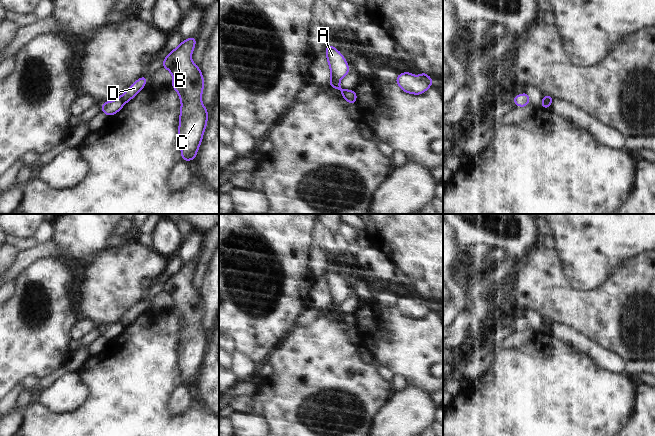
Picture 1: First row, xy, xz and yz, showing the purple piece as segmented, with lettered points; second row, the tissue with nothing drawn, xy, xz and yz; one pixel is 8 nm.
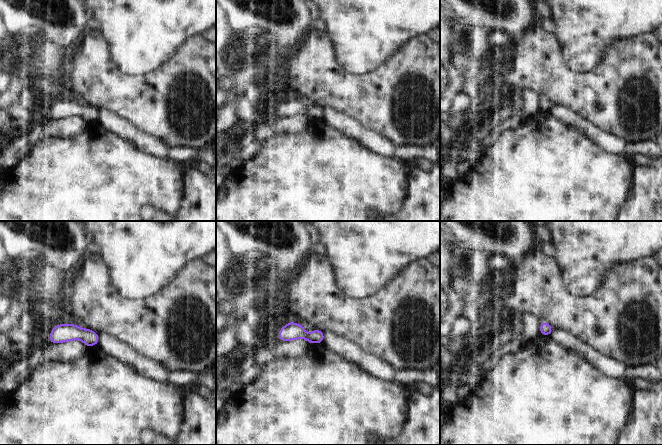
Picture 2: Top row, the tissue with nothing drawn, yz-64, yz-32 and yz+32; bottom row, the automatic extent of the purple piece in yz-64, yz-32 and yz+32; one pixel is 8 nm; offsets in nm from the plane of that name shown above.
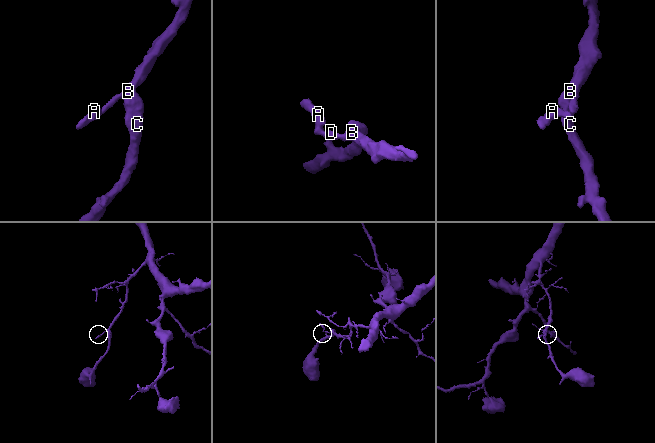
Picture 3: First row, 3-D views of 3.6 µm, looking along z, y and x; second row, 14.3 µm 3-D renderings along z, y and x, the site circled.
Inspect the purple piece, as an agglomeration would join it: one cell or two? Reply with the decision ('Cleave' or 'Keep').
Cleave.

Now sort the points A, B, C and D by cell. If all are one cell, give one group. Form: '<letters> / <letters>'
A / B C D

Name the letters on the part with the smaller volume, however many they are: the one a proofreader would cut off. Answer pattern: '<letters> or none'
A

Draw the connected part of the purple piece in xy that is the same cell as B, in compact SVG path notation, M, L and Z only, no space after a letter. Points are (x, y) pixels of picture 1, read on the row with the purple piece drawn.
M197 37L184 40L163 60L163 68L173 75L171 86L179 93L180 109L179 139L182 160L195 160L207 125L208 111L201 103L204 87L199 67L191 61Z

